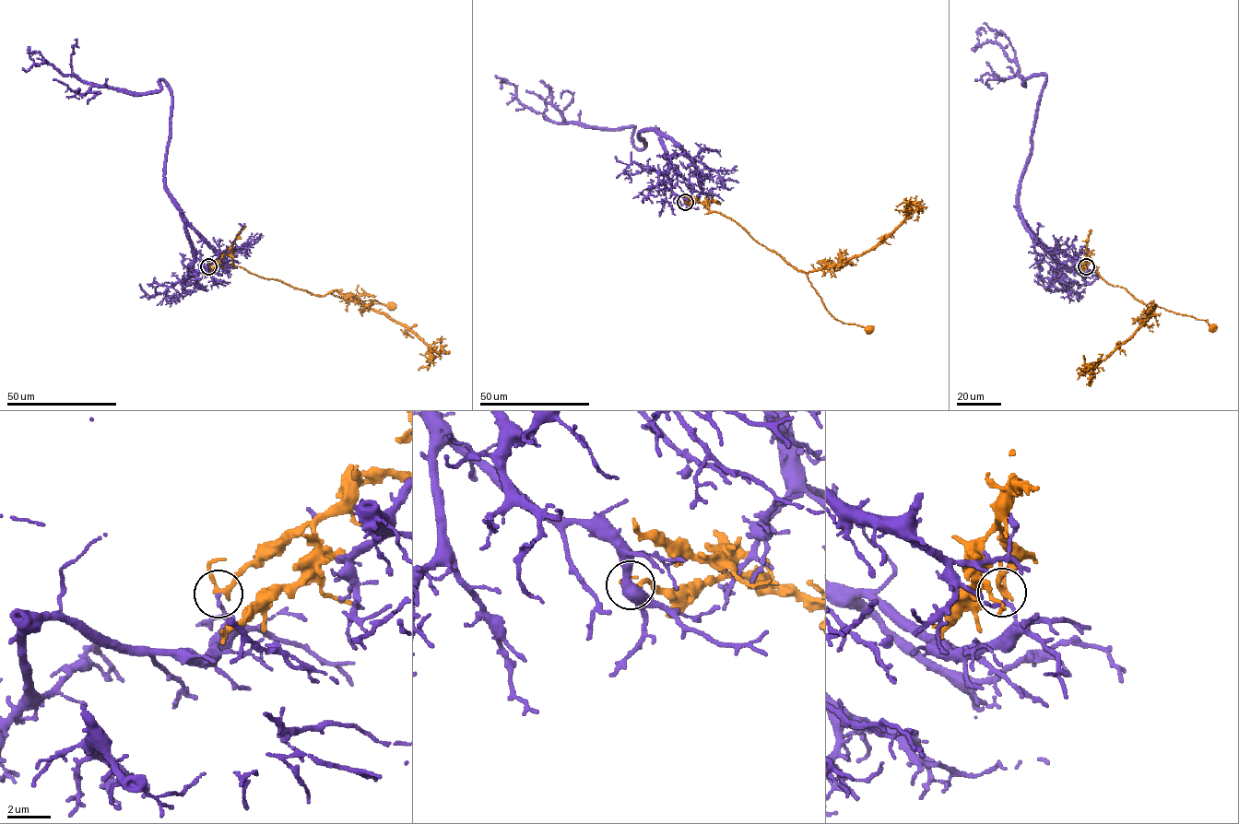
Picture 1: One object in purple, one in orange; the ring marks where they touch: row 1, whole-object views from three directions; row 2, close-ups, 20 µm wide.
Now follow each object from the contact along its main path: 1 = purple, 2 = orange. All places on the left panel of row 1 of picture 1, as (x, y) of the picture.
1: (208, 266), (188, 267), (192, 242), (165, 184), (168, 85), (144, 93), (99, 88), (27, 52)
2: (208, 266), (228, 254), (235, 265), (251, 273), (313, 294), (330, 292), (353, 300), (375, 300), (392, 306)

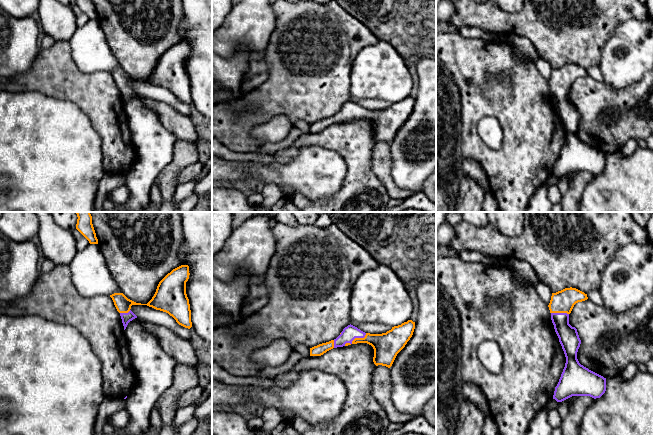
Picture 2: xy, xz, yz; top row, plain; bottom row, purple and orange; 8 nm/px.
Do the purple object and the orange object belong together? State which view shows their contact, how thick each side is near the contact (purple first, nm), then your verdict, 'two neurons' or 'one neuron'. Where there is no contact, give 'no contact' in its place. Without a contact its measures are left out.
contact in xz; calibres 120 and 200 nm; two neurons

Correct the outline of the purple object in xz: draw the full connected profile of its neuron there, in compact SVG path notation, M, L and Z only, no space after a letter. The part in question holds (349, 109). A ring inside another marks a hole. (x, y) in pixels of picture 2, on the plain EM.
M350 100L343 105L336 115L334 115L334 124L343 123L346 119L352 120L355 114L364 114L365 111L365 108Z

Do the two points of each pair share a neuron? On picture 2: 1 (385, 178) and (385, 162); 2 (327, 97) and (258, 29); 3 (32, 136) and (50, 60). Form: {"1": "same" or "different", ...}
{"1": "same", "2": "different", "3": "different"}

